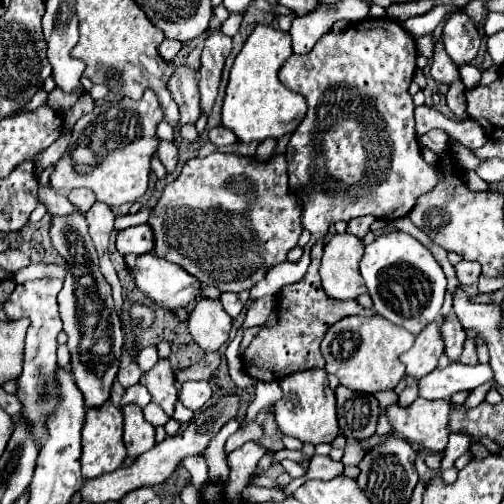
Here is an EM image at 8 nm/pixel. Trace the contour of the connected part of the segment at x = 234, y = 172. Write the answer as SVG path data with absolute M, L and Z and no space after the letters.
M222 152L188 160L178 178L166 184L158 204L150 212L148 226L154 232L154 254L158 258L182 266L200 284L214 286L220 294L250 290L252 284L266 276L268 268L286 260L288 250L298 244L302 232L300 202L288 188L286 160L282 154L272 156L268 162Z

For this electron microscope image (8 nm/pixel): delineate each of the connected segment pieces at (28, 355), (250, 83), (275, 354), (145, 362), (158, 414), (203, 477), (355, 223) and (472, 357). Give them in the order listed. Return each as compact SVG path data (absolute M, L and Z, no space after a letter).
M40 278L30 280L14 288L10 298L2 304L6 316L10 320L26 316L30 320L28 334L26 334L26 348L24 348L24 364L22 374L16 378L16 396L22 404L20 418L26 422L28 432L32 434L38 446L44 444L48 436L48 416L52 416L54 408L58 406L58 382L56 382L56 338L62 332L62 320L58 314L56 294L62 288L62 280L58 278Z
M256 26L254 32L250 34L250 38L246 40L244 48L240 50L240 54L234 60L234 66L230 70L230 80L226 86L226 96L224 96L224 104L222 104L222 126L232 130L240 142L264 142L266 138L282 138L284 134L292 134L298 124L302 122L304 114L306 114L306 100L302 94L294 94L290 92L286 86L280 84L278 80L278 68L284 64L284 60L292 56L292 44L286 36L286 32L282 32L280 28L272 28L272 26Z
M324 236L312 246L312 262L308 266L306 276L300 282L288 284L278 292L276 324L262 328L254 336L250 346L244 350L242 368L248 376L262 380L262 382L272 382L272 380L282 380L284 376L294 374L294 372L304 372L310 368L324 368L320 344L322 344L326 330L344 316L374 314L374 312L362 308L356 300L332 300L330 296L326 296L326 292L320 288L320 276L318 276L322 246L324 246Z
M148 346L148 348L140 350L140 354L138 354L138 366L140 366L144 372L150 370L156 362L158 362L158 350L156 350L156 346Z
M150 402L143 409L143 415L146 421L154 427L164 426L170 418L167 414L154 402Z
M188 456L182 460L182 466L186 466L186 470L190 470L192 484L196 488L200 488L208 480L208 466L202 456Z
M364 216L364 218L356 218L356 220L350 220L346 230L348 230L350 234L354 234L356 238L360 238L360 240L362 240L362 238L366 236L366 232L368 232L368 228L370 228L370 224L372 224L374 220L376 220L376 218L372 218L372 216Z
M468 334L466 344L464 344L464 352L458 360L460 364L478 364L478 356L476 356L476 336Z

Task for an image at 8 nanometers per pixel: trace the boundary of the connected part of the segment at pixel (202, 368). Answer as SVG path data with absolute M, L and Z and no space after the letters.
M212 352L212 354L204 354L204 358L200 358L196 364L192 364L186 370L176 370L176 384L180 386L186 380L208 380L210 374L216 370L216 366L220 364L220 354Z

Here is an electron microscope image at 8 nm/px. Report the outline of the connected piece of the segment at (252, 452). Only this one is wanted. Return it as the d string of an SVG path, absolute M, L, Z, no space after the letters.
M246 442L242 448L234 450L232 454L228 454L228 466L230 466L230 476L228 476L228 492L232 492L232 496L242 494L242 490L248 486L248 482L252 480L252 474L256 470L256 462L267 453L264 446L260 446L258 442Z

